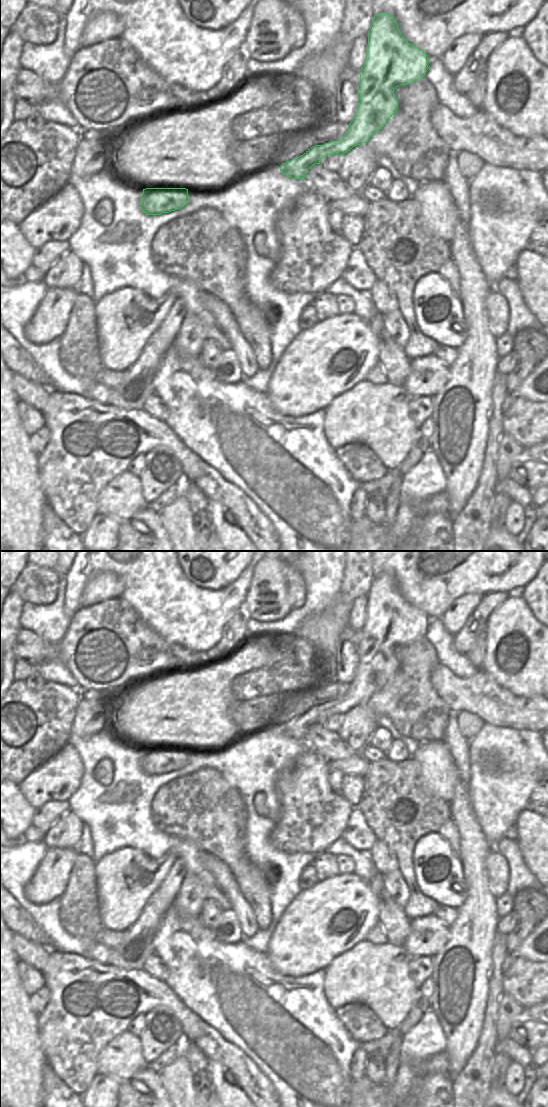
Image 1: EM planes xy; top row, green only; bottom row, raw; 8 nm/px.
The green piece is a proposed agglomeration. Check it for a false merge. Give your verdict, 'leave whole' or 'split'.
leave whole

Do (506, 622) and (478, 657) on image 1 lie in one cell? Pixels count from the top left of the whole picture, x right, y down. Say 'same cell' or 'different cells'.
different cells

